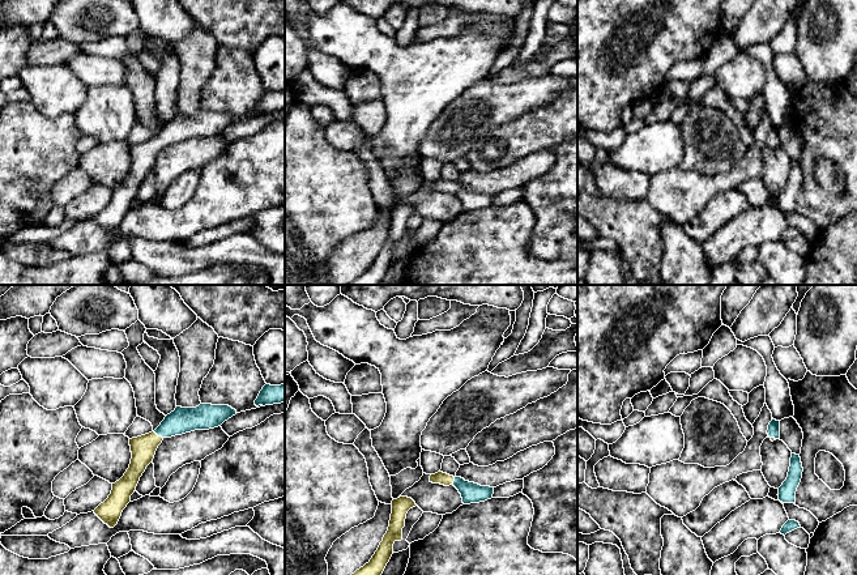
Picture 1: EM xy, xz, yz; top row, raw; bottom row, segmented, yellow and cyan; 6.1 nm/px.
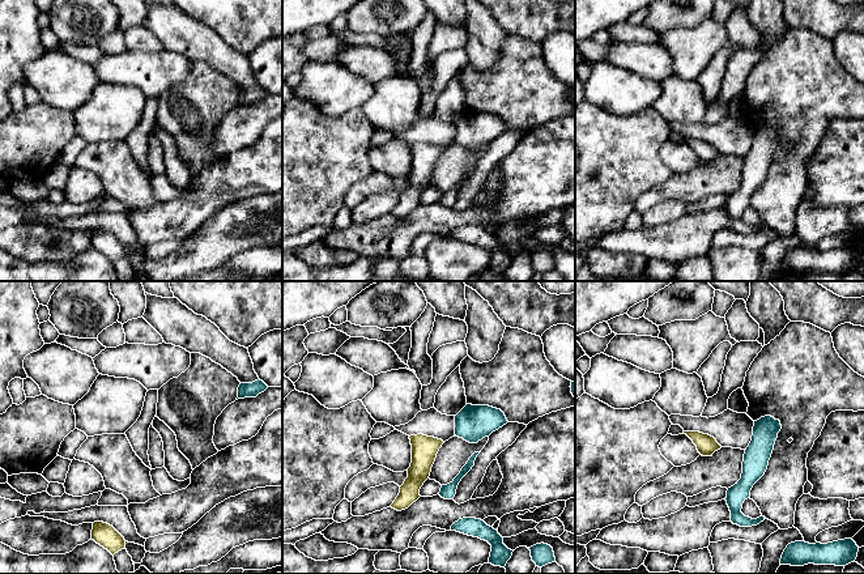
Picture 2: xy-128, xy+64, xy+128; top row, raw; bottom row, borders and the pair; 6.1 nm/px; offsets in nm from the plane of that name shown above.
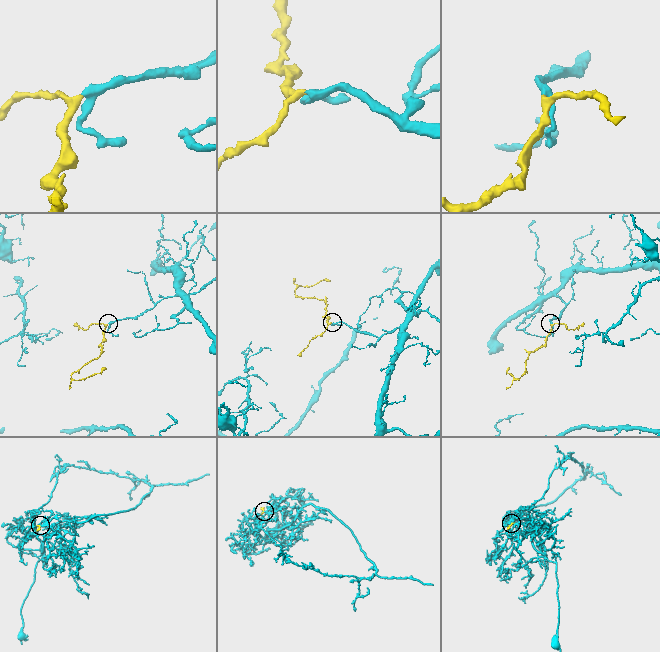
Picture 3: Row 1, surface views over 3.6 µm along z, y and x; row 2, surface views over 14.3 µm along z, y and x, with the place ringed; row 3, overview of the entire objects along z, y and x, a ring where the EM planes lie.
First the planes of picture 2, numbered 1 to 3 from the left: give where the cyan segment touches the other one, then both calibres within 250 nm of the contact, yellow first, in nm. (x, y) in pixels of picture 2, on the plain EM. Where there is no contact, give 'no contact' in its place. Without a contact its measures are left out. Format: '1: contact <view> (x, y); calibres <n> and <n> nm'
1: no contact
2: no contact
3: no contact

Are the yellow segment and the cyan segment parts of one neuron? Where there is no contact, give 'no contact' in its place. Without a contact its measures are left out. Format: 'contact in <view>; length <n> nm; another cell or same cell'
contact in xy; length 80 nm; same cell

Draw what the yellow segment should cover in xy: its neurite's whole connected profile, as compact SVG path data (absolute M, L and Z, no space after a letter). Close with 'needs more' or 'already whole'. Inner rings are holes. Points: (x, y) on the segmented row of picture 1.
M229 405L176 406L154 431L129 439L132 452L129 468L119 481L112 484L111 494L94 510L94 514L110 528L114 528L131 502L140 477L153 461L155 451L165 438L218 427L235 414L236 410Z; needs more

